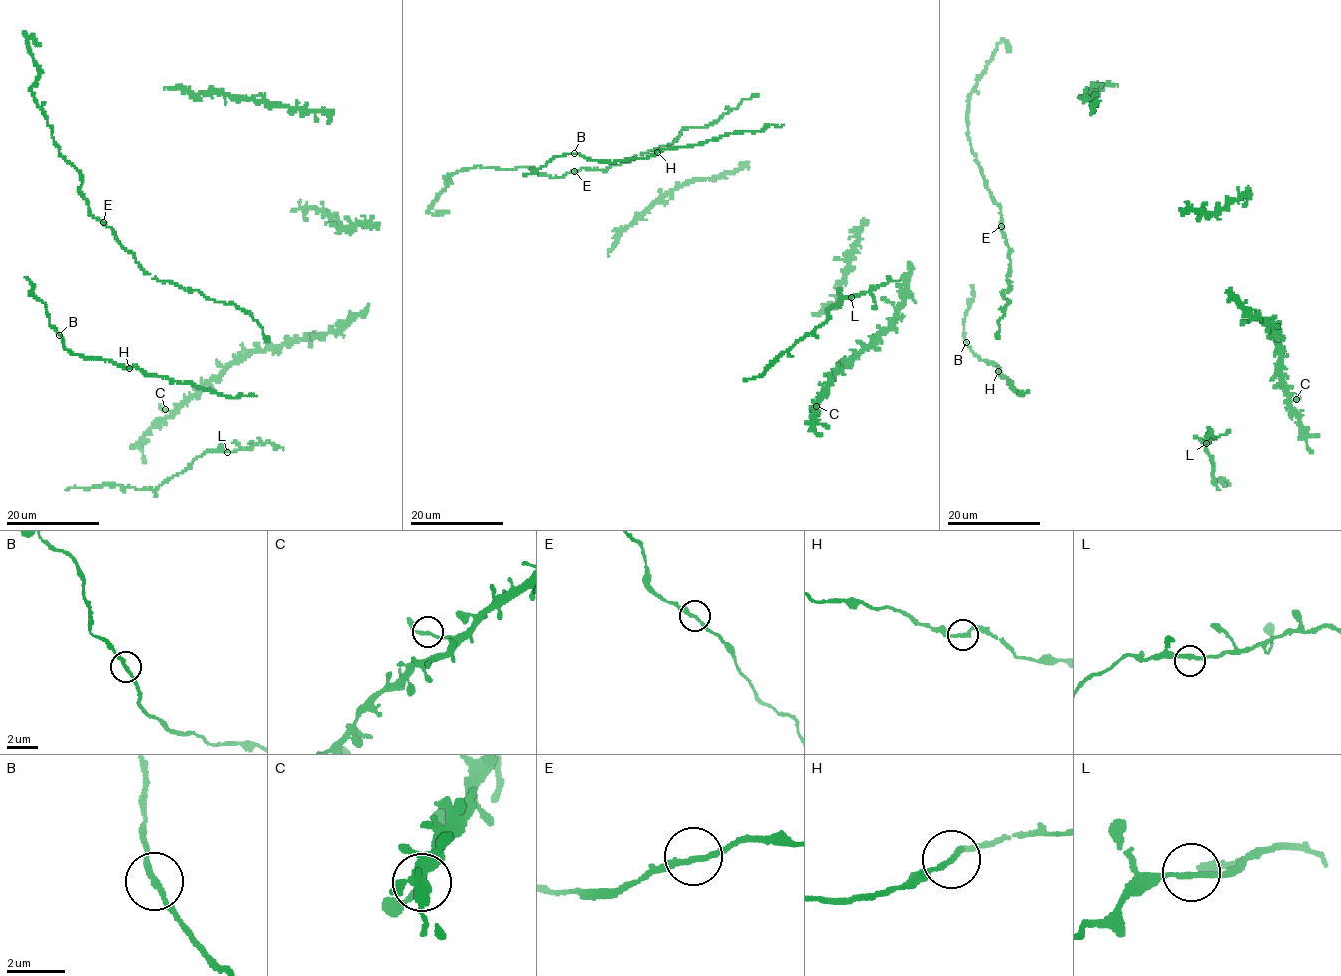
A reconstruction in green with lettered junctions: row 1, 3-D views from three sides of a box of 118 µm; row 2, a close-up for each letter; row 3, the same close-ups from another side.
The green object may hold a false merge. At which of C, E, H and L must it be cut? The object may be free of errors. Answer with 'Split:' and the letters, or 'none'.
Split: none

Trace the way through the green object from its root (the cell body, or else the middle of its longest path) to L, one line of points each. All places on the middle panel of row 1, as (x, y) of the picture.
L: (864, 292), (851, 297)

